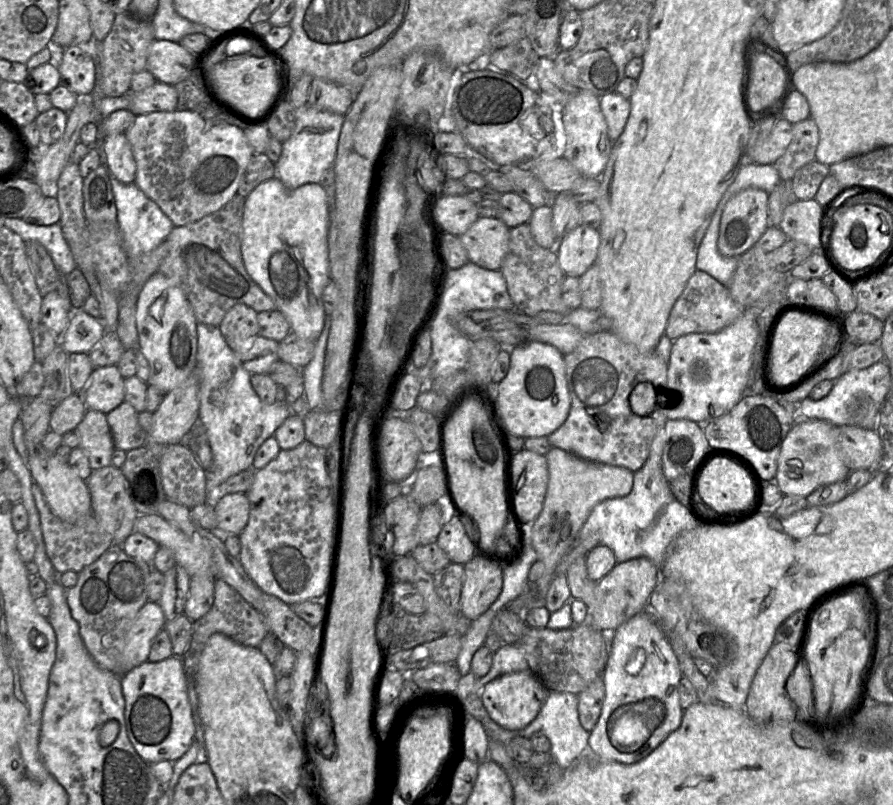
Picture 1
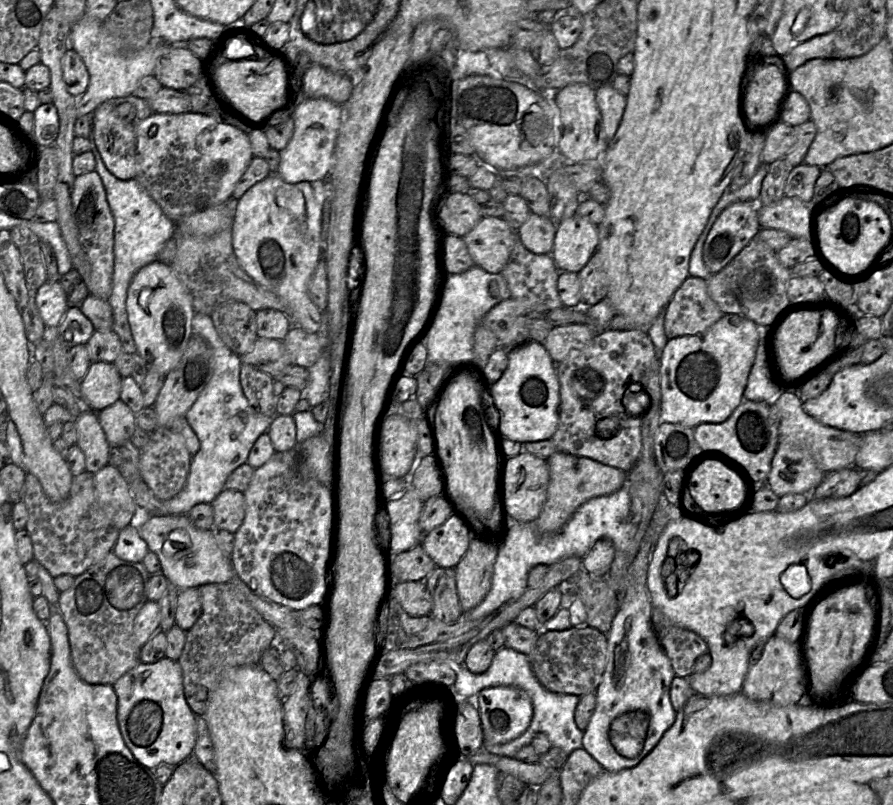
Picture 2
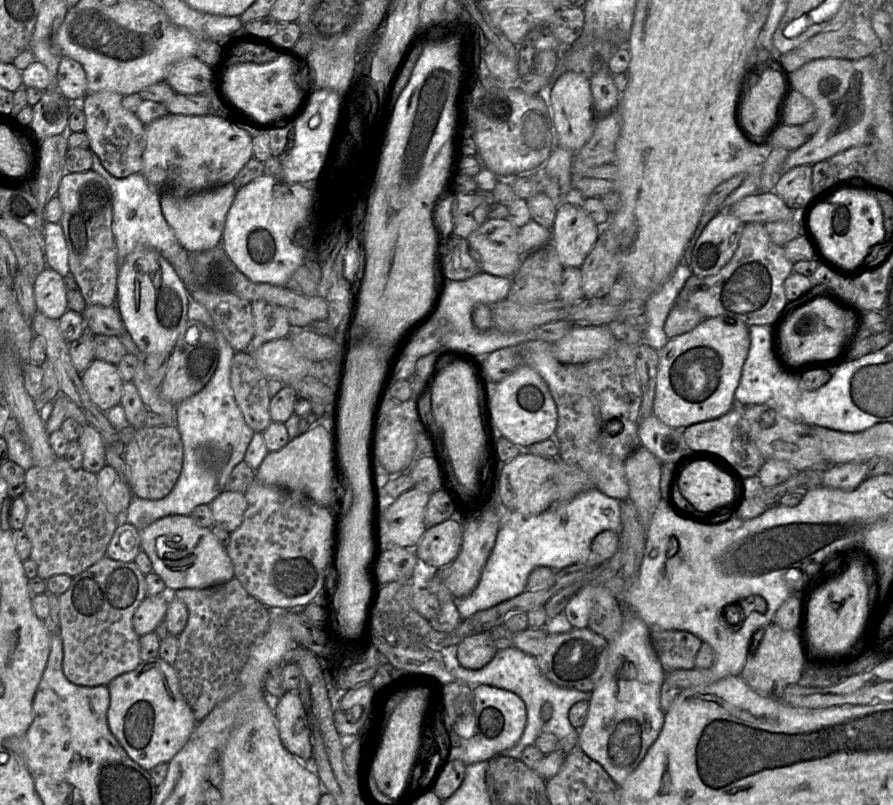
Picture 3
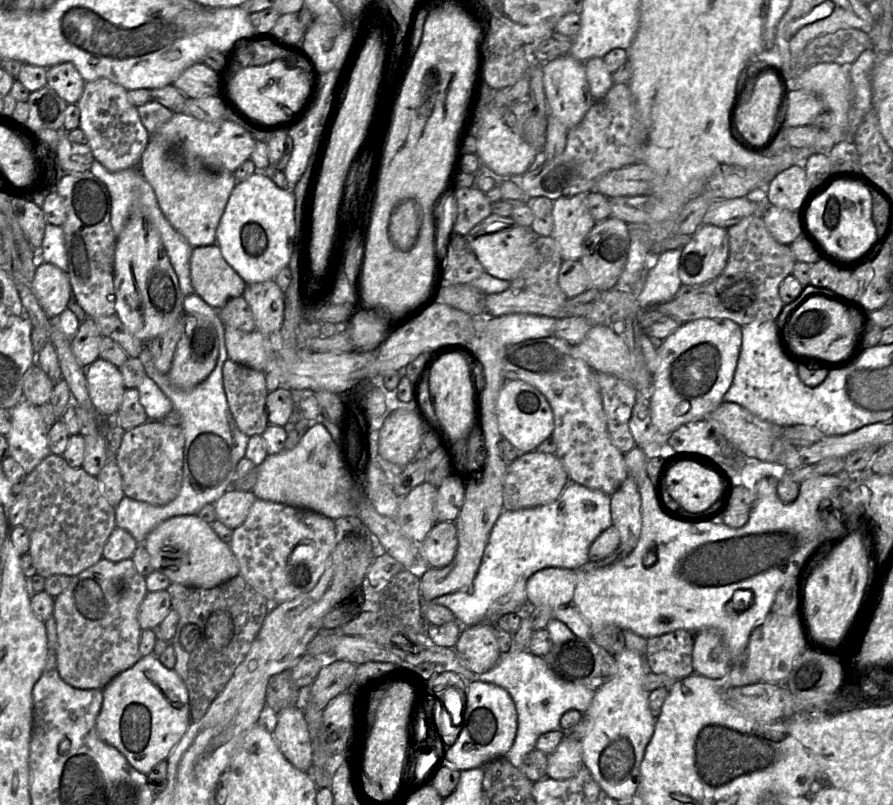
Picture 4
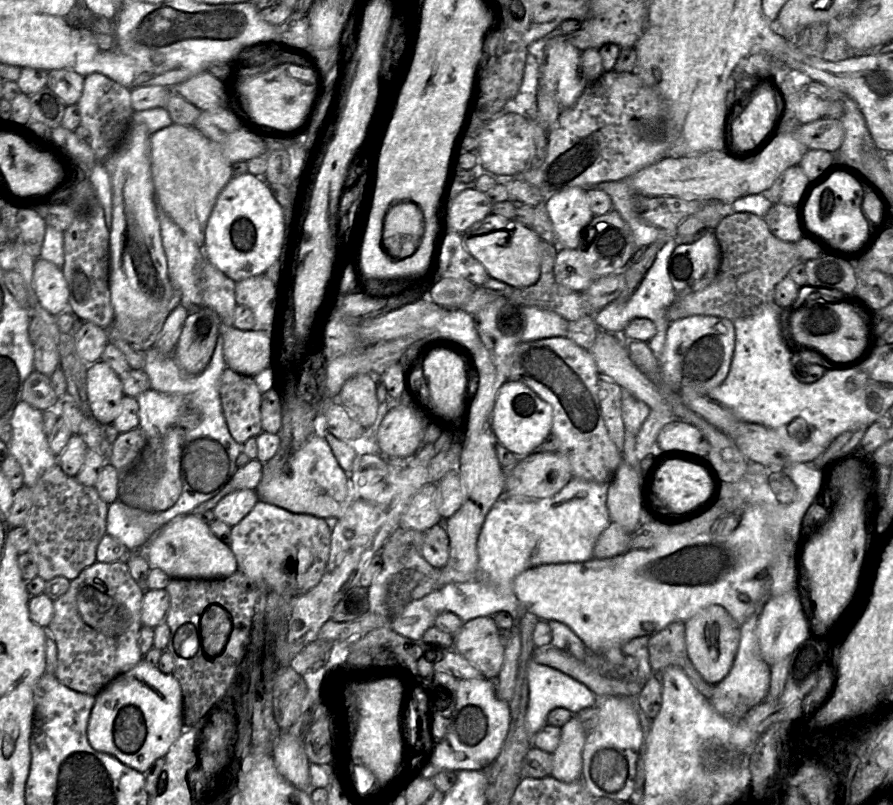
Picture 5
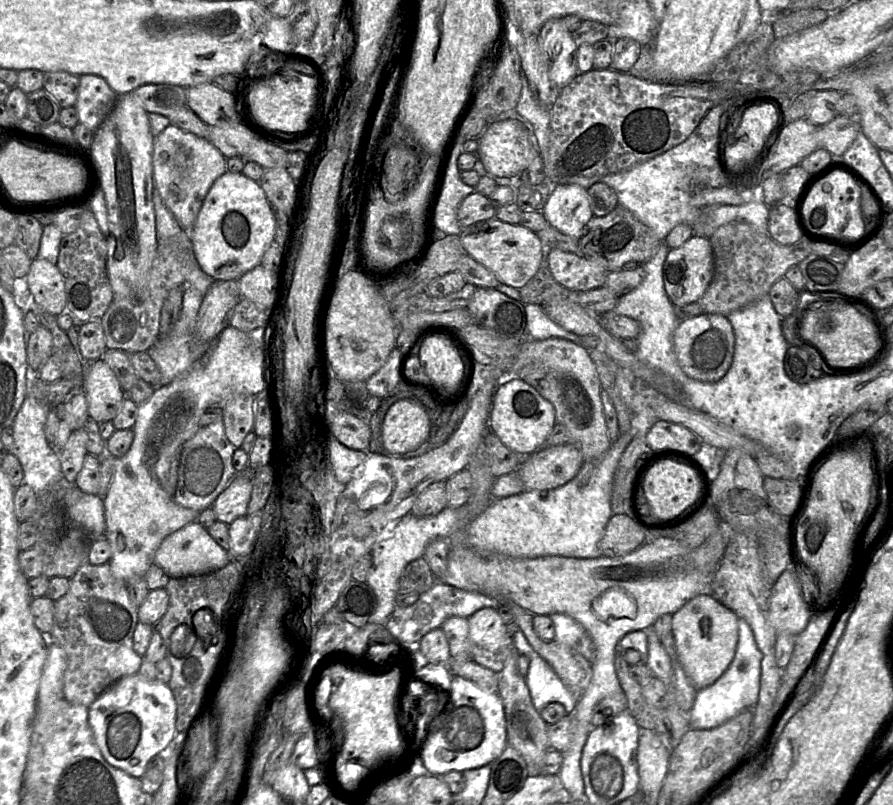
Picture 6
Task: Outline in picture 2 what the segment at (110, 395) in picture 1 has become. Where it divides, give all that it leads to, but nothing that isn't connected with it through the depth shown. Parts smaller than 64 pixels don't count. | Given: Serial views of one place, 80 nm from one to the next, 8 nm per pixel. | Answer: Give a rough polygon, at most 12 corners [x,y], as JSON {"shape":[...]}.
{"shape":[[91,362],[81,383],[84,405],[100,412],[120,399],[122,377]]}

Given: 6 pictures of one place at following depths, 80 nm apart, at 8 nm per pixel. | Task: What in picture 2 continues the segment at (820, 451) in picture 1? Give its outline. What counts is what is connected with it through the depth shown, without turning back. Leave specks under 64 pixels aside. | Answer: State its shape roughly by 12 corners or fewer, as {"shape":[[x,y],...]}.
{"shape":[[778,444],[766,485],[810,495],[825,476],[800,448]]}

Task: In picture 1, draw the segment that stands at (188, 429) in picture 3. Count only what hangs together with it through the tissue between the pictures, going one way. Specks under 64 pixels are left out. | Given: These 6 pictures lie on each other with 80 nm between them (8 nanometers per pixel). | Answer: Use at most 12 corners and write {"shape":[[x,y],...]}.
{"shape":[[197,323],[206,503],[292,413],[263,403],[218,327]]}

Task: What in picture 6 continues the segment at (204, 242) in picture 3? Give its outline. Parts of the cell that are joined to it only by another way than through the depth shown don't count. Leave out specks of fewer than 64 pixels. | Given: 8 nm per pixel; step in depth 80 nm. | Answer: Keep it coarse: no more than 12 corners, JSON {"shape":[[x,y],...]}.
{"shape":[[170,124],[154,137],[153,183],[190,232],[226,157]]}

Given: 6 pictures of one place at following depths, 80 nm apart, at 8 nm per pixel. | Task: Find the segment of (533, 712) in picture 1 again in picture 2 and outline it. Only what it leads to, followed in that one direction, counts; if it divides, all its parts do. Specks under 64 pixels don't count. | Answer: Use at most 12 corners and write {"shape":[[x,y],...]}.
{"shape":[[515,686],[475,697],[483,745],[521,735],[533,717],[529,695]]}

